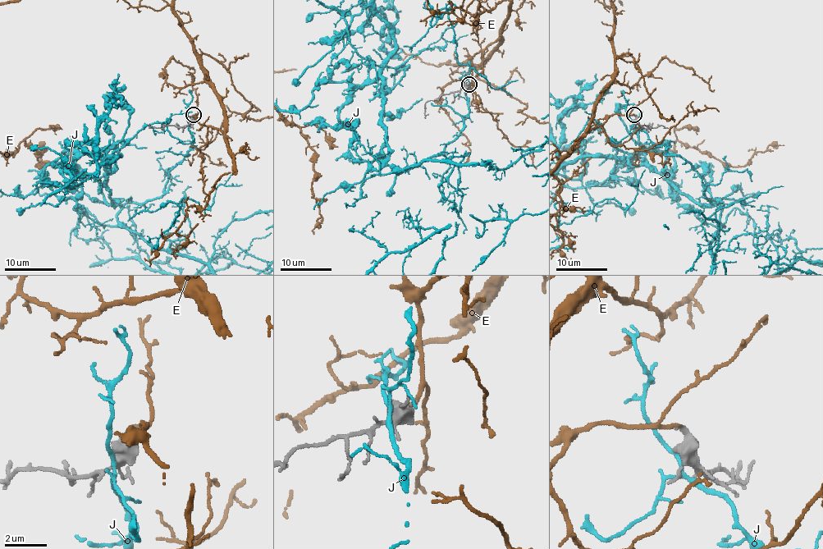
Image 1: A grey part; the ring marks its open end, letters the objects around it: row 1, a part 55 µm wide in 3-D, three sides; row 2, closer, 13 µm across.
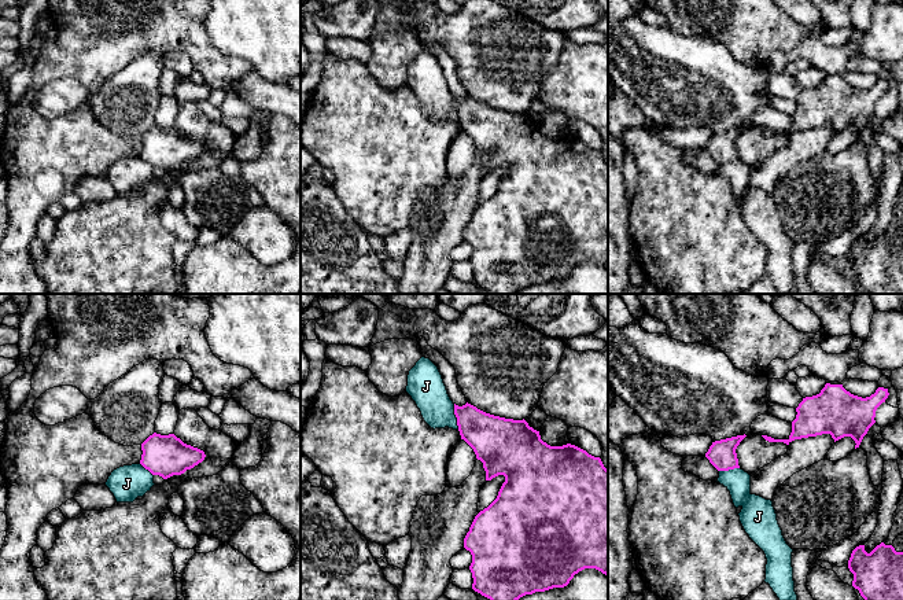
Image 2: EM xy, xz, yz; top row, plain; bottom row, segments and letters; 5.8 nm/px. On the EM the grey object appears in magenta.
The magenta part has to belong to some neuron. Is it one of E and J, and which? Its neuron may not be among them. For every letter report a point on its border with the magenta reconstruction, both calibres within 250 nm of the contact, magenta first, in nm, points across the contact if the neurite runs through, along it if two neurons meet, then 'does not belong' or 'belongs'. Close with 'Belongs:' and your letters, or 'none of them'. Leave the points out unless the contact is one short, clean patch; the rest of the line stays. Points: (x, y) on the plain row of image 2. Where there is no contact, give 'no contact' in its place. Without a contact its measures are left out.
E: no contact; belongs
J: contact xz (456, 109); calibres 260 and 220 nm; border xz (453, 96), (459, 122); does not belong
Belongs: E

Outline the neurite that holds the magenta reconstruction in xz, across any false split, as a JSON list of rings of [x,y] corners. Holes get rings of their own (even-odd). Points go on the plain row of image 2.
[[[468,95],[462,99],[454,96],[454,107],[457,110],[461,132],[473,141],[476,151],[483,155],[486,173],[491,173],[498,168],[505,169],[505,174],[502,176],[497,191],[475,209],[469,224],[464,231],[464,240],[472,247],[472,255],[469,258],[473,270],[472,281],[491,294],[517,294],[526,287],[545,284],[553,280],[564,280],[570,276],[575,266],[585,261],[596,261],[608,268],[608,162],[604,159],[601,151],[594,150],[586,143],[571,136],[563,139],[548,137],[541,132],[539,124],[530,119],[524,111],[513,113],[494,108]]]

